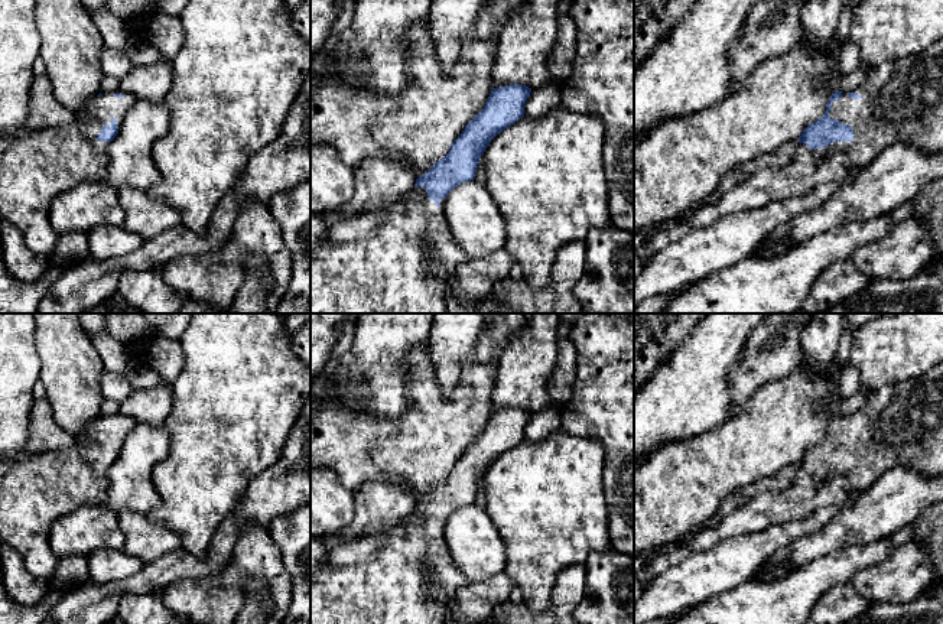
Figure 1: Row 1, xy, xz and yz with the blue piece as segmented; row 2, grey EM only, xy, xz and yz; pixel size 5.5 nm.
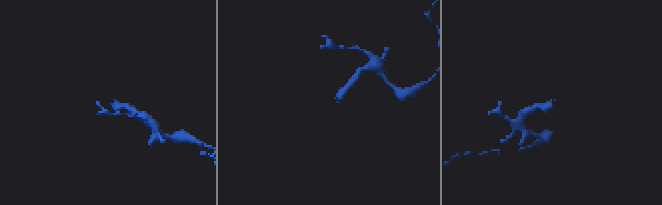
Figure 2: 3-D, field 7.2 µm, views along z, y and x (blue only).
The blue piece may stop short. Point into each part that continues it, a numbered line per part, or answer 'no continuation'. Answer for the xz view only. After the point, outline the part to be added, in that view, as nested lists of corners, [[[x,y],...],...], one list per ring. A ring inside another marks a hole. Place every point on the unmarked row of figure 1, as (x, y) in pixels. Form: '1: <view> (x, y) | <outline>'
1: xz (403, 575) | [[[417,510],[390,529],[357,540],[345,542],[341,532],[318,536],[328,552],[328,566],[310,582],[310,624],[448,624],[458,614],[455,594],[468,579],[449,555],[445,524],[436,530],[426,513]]]

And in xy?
1: xy (35, 490) | [[[120,412],[101,417],[90,423],[71,448],[27,452],[19,459],[0,456],[0,542],[13,546],[23,556],[29,573],[36,579],[49,582],[59,560],[49,545],[55,520],[81,506],[105,506],[108,501],[110,465],[98,465],[97,459],[105,446],[111,451],[113,441],[120,452],[136,420]]]

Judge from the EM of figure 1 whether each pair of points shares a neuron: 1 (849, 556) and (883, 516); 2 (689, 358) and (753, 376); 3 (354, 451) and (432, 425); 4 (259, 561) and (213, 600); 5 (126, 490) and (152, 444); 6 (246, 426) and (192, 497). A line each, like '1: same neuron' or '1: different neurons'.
1: different neurons
2: different neurons
3: same neuron
4: same neuron
5: same neuron
6: same neuron

